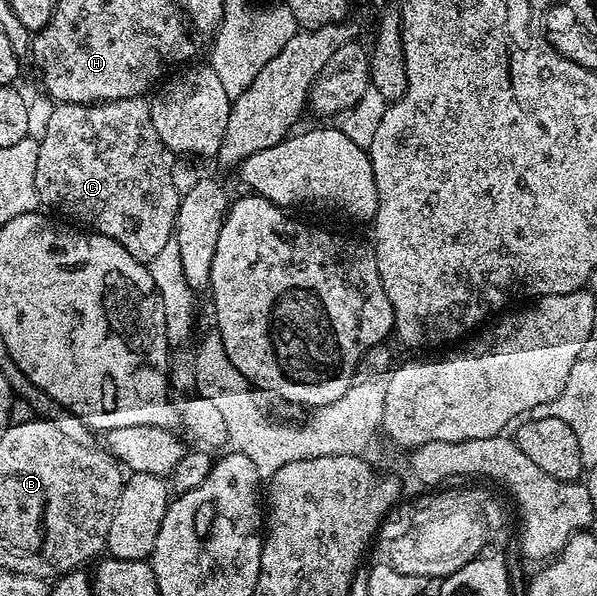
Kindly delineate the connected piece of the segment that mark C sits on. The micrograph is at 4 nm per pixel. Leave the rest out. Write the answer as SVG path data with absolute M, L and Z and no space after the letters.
M139 97L124 98L114 102L94 102L92 104L63 102L54 105L52 108L54 110L50 112L49 119L45 122L45 131L42 132L41 136L39 135L38 160L35 163L35 192L38 193L40 205L50 211L58 210L59 213L66 214L69 218L74 218L74 220L69 219L74 223L82 222L82 224L77 224L115 240L127 252L130 252L135 259L148 264L171 242L173 224L177 219L177 209L181 203L182 195L182 191L177 190L176 184L173 183L174 155L170 153L170 150L164 146L163 141L156 135L155 127L149 115L150 103L144 97Z

